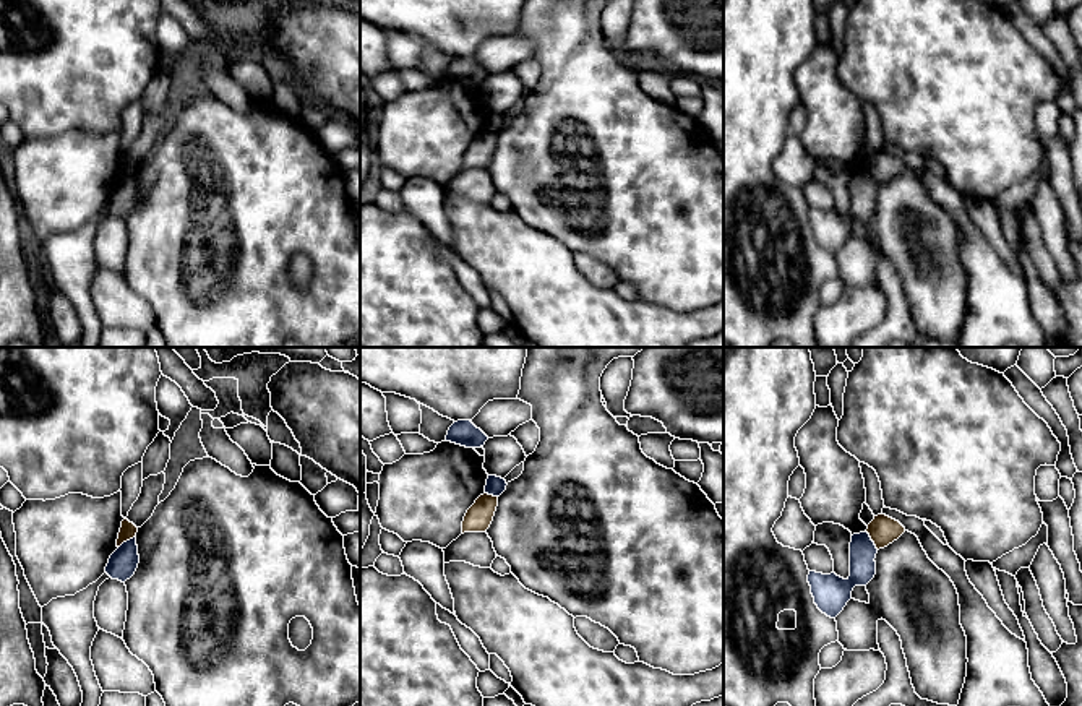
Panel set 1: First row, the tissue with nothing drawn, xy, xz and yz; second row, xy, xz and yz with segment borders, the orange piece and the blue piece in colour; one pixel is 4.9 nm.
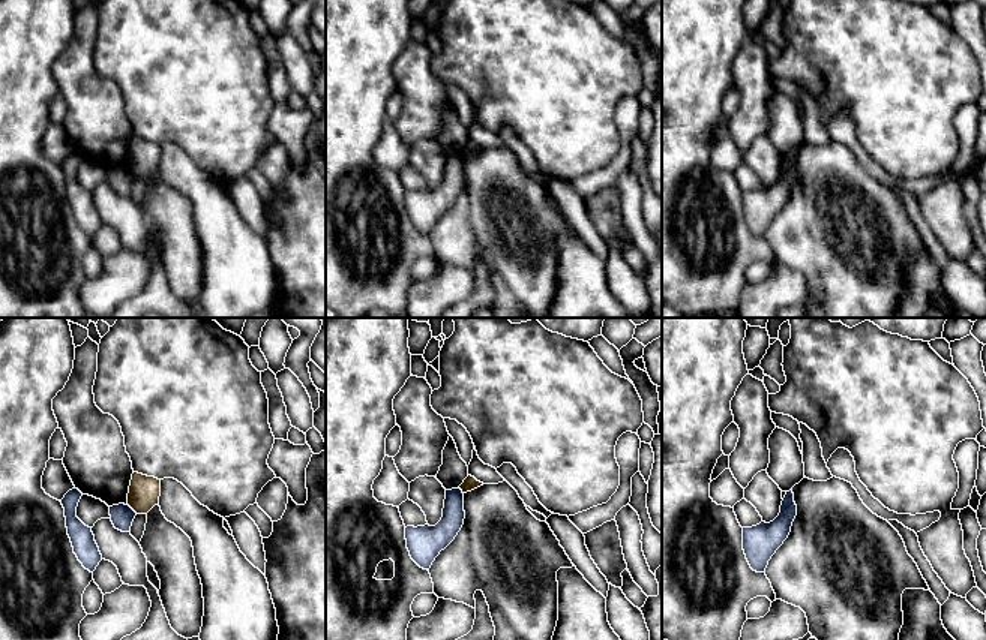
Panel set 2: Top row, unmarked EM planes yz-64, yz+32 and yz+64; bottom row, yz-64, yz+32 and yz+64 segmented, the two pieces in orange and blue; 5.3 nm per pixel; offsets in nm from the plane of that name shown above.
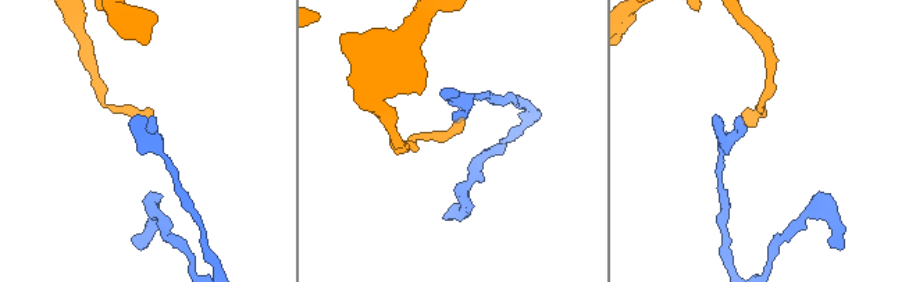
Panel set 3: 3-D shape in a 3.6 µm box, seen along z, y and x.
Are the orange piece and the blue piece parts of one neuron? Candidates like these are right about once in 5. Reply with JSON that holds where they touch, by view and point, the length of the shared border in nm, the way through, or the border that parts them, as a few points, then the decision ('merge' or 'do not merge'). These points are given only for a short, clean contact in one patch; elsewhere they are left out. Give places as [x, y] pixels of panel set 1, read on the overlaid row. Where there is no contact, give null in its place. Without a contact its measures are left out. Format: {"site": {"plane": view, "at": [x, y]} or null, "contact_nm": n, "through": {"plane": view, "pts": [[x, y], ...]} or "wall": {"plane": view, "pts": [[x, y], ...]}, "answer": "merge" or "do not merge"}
{"site": {"plane": "yz", "at": [871, 539]}, "contact_nm": 110, "wall": {"plane": "yz", "pts": [[867, 531], [878, 549]]}, "answer": "do not merge"}

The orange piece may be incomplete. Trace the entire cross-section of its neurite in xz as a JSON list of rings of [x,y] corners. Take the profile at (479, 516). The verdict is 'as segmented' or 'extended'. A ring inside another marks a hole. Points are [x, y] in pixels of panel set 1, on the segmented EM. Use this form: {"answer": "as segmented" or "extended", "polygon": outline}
{"answer": "as segmented", "polygon": [[[488,493],[480,495],[464,516],[462,534],[485,532],[493,521],[496,506],[498,497]]]}

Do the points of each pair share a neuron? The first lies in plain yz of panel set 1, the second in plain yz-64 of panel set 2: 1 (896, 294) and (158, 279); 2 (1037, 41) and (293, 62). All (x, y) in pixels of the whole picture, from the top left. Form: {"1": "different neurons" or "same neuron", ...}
{"1": "same neuron", "2": "same neuron"}

